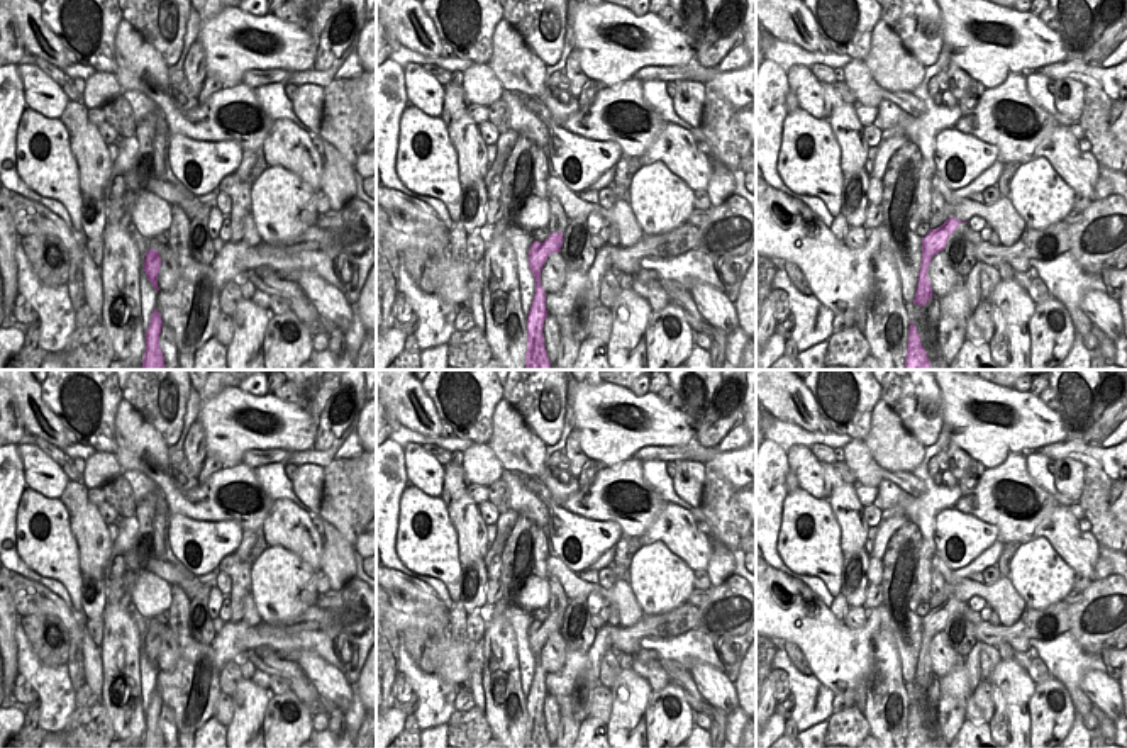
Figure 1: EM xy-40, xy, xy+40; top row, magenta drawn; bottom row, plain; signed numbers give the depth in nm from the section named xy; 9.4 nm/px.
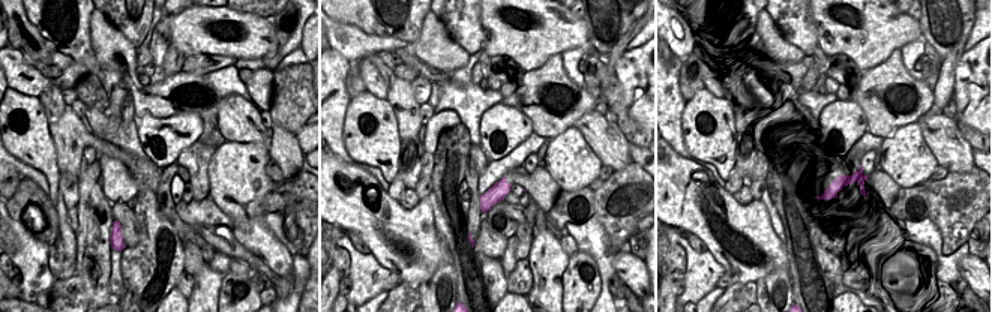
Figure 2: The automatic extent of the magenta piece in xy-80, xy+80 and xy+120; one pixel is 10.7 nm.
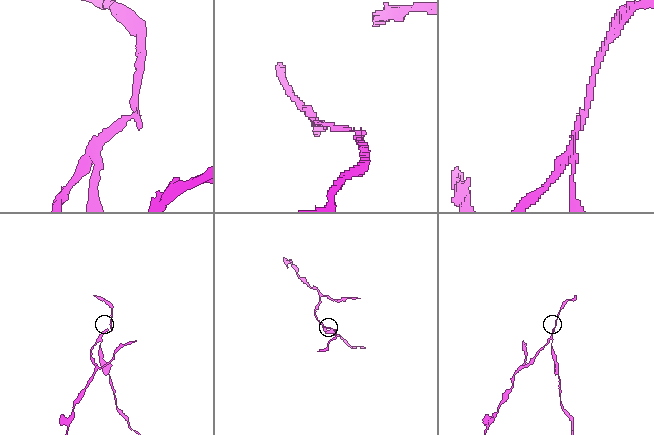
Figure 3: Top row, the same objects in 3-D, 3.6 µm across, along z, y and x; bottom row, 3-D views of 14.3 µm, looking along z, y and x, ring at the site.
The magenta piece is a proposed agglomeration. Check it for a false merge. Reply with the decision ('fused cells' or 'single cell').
fused cells

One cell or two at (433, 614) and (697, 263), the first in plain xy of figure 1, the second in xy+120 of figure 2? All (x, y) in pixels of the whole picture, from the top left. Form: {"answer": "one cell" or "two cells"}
{"answer": "two cells"}

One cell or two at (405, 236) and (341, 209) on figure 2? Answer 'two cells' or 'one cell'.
one cell

